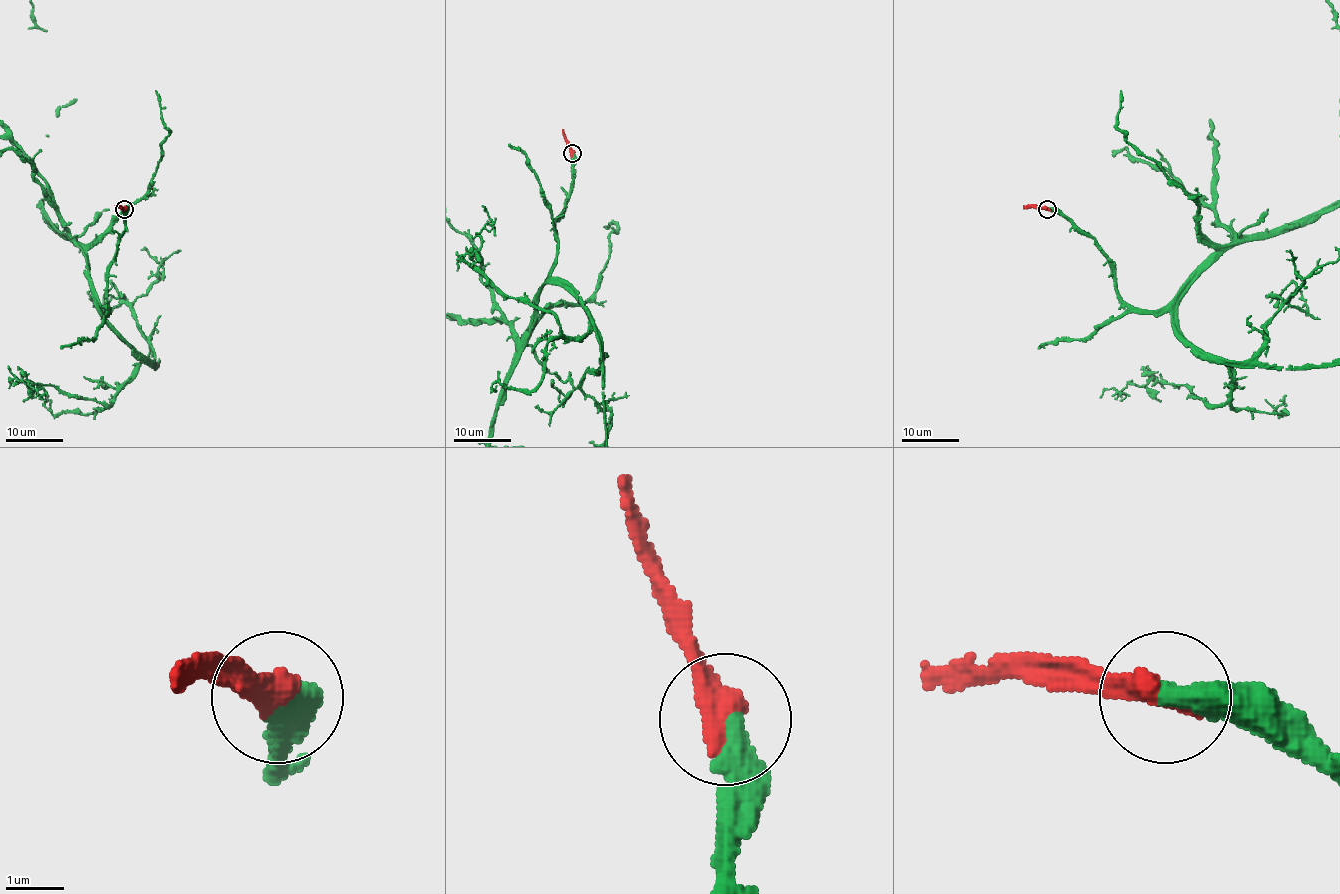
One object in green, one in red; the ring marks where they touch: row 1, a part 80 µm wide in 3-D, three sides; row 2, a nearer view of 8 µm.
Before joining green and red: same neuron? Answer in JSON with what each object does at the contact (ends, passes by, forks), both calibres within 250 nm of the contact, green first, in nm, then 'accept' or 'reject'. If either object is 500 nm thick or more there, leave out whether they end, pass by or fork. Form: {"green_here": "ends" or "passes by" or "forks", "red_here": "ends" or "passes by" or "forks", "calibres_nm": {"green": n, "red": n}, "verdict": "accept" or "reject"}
{"green_here": "ends", "red_here": "ends", "calibres_nm": {"green": 460, "red": 480}, "verdict": "accept"}

